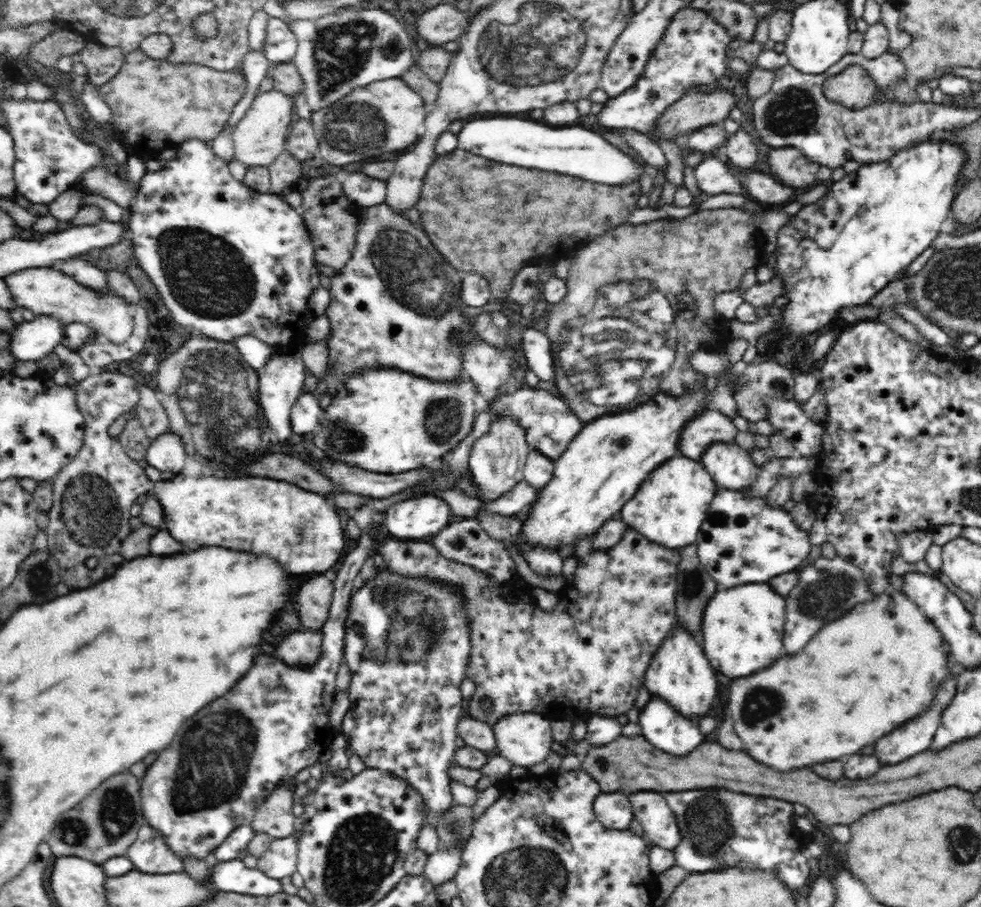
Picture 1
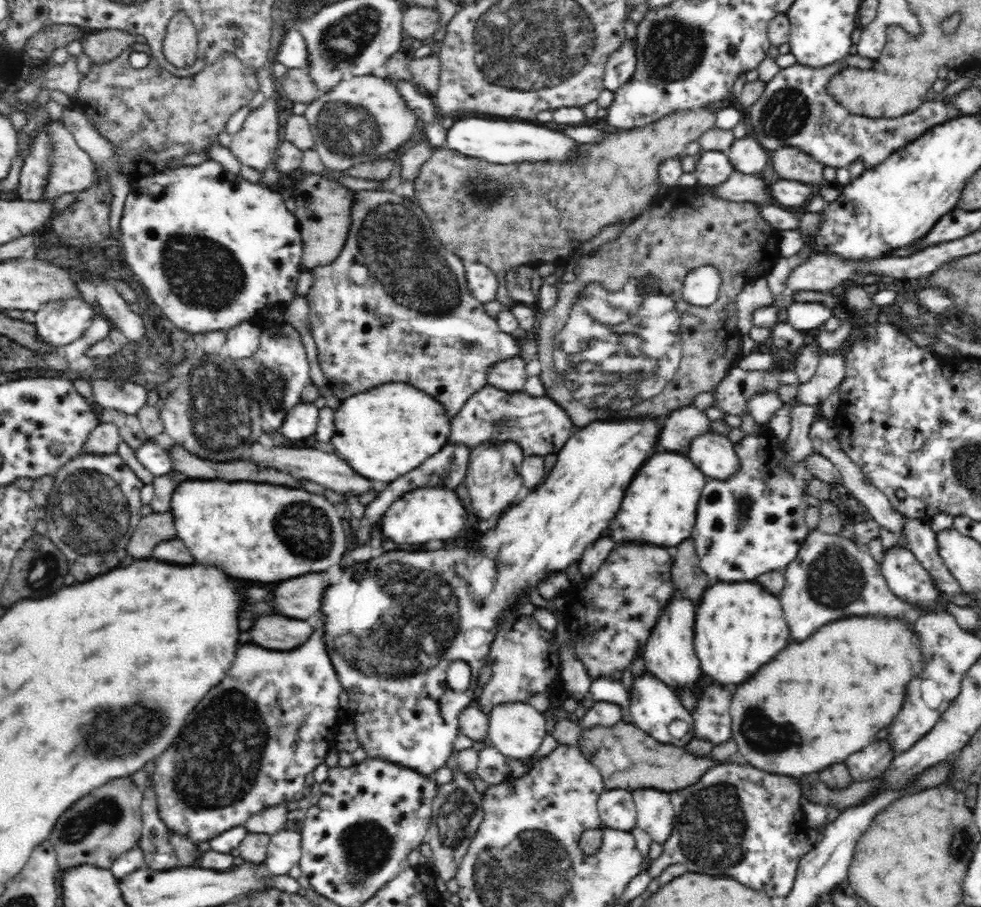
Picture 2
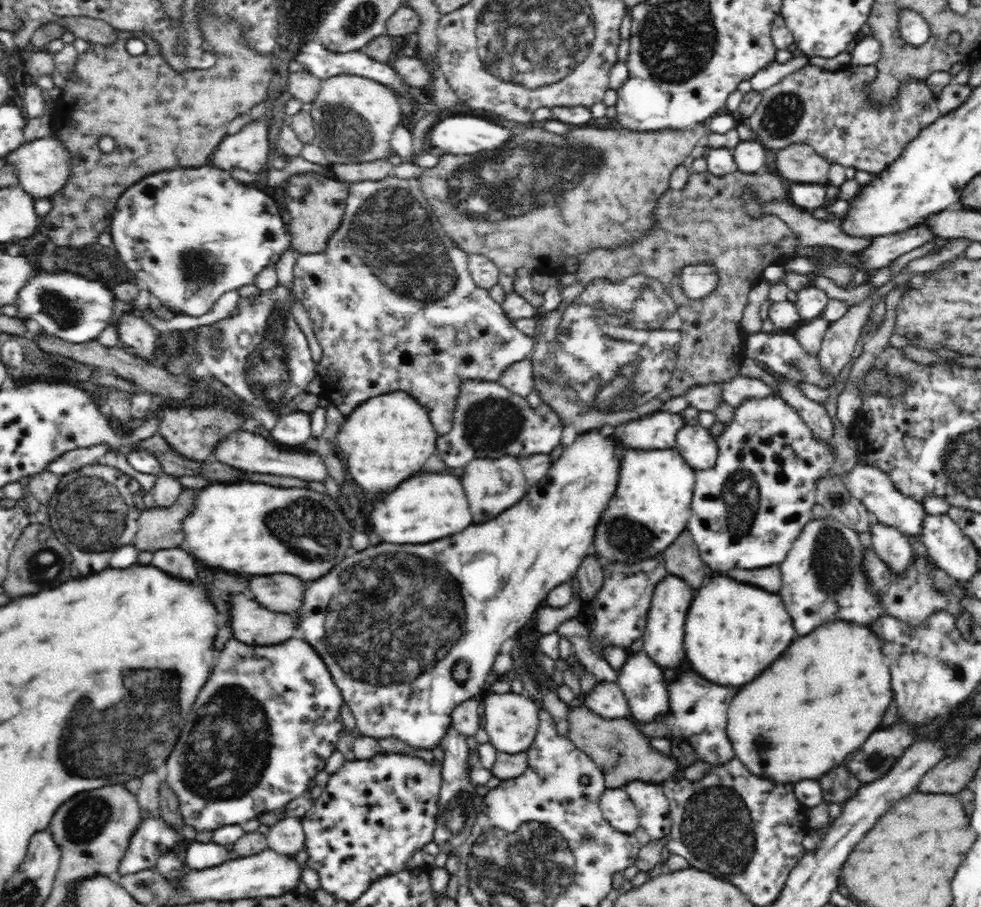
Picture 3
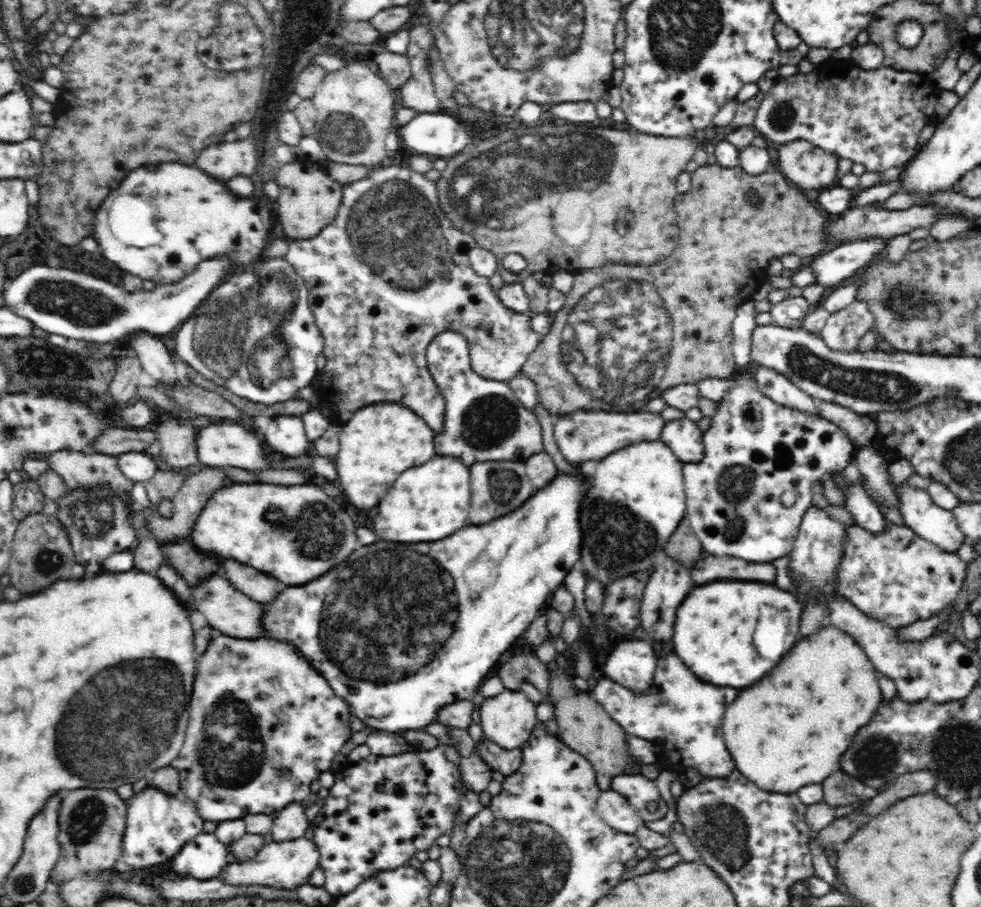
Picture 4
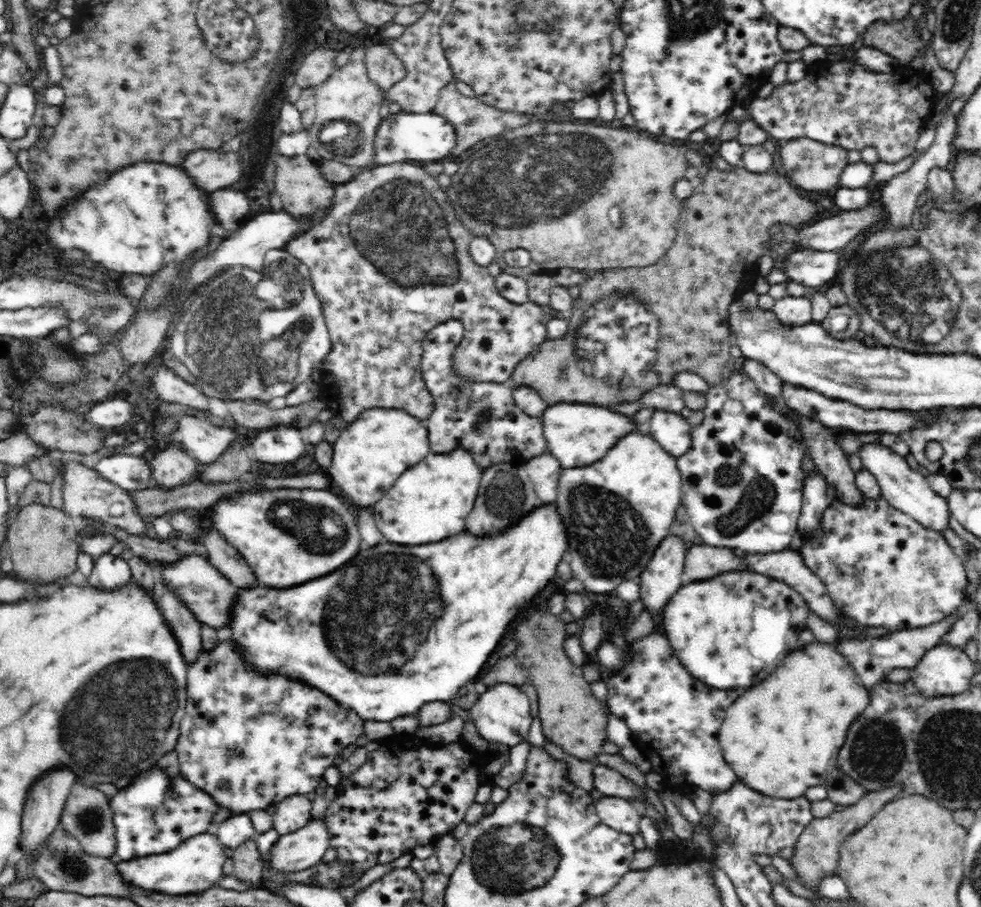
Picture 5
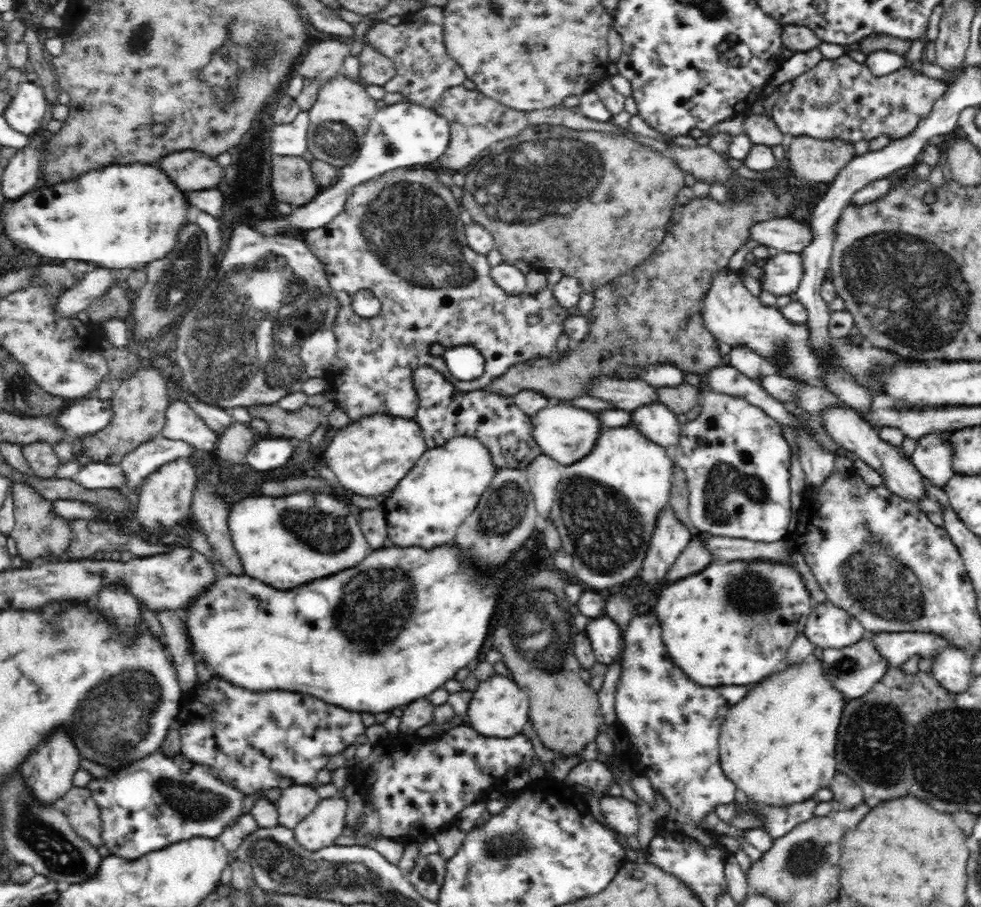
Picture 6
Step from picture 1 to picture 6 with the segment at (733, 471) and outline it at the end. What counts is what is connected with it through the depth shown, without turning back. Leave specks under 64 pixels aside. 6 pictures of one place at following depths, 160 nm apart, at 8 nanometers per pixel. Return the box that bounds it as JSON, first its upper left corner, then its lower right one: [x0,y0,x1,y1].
[632,402,681,450]

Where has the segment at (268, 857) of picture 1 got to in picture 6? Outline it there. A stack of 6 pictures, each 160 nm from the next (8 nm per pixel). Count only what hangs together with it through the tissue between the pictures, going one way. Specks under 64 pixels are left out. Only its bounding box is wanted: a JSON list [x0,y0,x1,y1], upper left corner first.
[276,783,321,831]

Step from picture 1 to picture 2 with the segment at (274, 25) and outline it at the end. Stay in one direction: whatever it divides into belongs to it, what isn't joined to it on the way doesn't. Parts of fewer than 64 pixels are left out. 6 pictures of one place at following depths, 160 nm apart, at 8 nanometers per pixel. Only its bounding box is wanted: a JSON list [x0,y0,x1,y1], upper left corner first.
[275,27,308,69]

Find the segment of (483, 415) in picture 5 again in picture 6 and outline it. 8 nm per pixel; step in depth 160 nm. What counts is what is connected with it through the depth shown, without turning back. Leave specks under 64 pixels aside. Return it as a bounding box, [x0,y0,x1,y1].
[413,366,543,470]

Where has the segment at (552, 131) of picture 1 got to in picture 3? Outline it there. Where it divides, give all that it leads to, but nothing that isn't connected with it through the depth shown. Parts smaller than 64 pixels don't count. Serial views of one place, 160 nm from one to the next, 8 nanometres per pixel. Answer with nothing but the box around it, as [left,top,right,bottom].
[430,115,512,155]

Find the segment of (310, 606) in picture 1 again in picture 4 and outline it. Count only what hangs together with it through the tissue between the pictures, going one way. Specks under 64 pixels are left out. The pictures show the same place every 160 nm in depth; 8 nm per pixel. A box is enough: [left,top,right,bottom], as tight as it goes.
[224,560,284,602]

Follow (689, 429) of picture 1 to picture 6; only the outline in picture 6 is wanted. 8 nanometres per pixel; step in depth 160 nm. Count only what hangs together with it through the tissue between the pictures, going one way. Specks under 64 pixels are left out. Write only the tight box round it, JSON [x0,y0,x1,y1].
[530,402,606,467]

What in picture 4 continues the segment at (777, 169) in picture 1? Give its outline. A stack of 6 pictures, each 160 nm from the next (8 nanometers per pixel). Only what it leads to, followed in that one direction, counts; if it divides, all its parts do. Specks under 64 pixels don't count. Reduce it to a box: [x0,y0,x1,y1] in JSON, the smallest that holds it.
[780,140,838,188]

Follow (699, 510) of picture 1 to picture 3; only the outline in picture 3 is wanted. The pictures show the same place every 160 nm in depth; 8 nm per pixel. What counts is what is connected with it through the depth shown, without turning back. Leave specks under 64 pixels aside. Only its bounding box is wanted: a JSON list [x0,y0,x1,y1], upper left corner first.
[592,448,695,563]

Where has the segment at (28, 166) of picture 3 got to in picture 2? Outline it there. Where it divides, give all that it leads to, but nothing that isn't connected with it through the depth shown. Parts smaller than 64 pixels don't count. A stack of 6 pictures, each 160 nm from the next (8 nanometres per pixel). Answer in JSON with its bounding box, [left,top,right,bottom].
[43,123,95,200]

